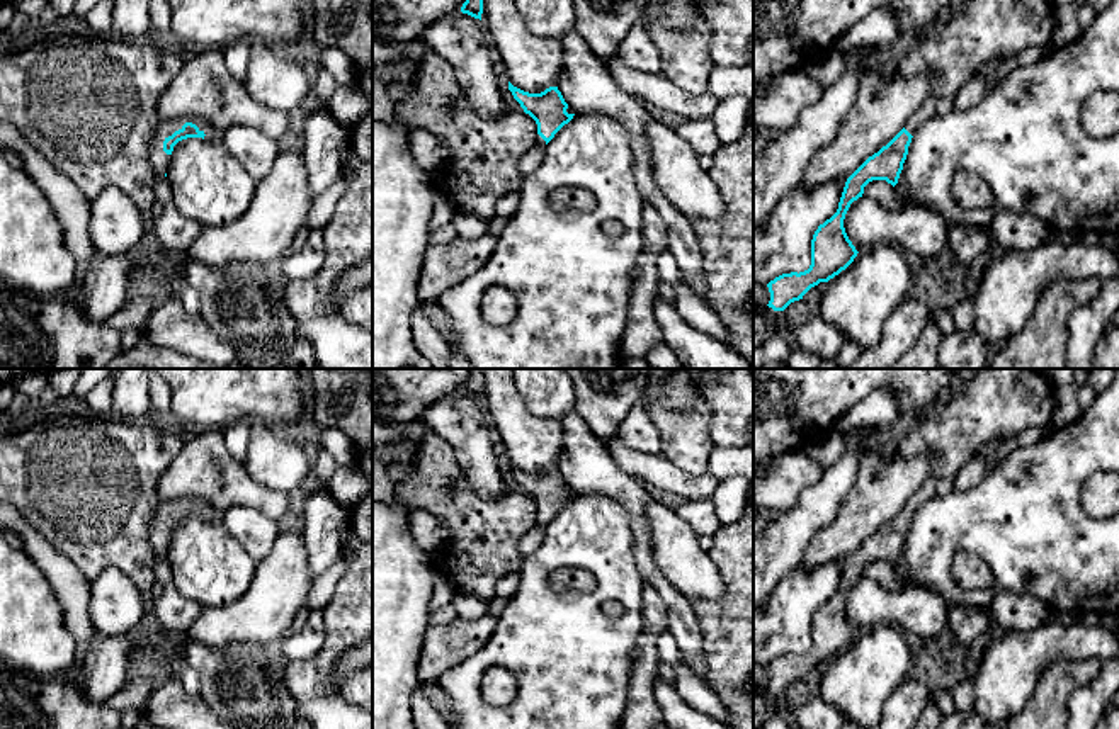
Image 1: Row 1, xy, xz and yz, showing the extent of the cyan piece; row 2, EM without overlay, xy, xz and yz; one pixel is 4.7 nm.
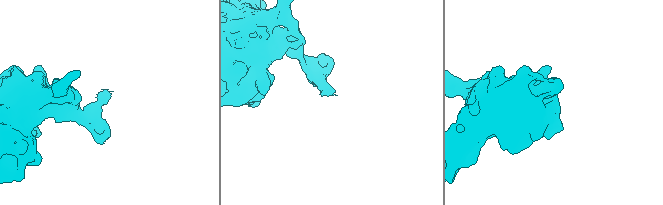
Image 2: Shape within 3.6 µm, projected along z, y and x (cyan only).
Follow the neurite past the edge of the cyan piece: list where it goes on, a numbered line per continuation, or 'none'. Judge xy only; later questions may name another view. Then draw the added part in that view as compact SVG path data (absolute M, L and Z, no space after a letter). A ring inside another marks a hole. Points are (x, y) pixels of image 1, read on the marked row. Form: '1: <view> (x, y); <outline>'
1: xy (159, 158); M182 116L177 119L158 119L156 127L150 141L150 163L155 175L165 175L168 170L170 155L163 151L163 141L172 136L175 131L182 129L185 122L192 122L202 131L204 141L219 143L223 141L224 131L214 129L206 119Z

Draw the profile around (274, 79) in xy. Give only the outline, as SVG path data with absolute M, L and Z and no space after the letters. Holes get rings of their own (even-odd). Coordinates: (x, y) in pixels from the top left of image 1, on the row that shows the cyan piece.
M252 41L243 85L257 102L284 112L310 105L313 99L313 85L304 66L286 53L267 48L262 41Z

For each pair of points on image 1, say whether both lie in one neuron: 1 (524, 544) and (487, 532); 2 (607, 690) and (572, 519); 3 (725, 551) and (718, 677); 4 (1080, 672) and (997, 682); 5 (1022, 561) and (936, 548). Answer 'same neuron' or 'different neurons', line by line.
1: different neurons
2: same neuron
3: same neuron
4: different neurons
5: same neuron

